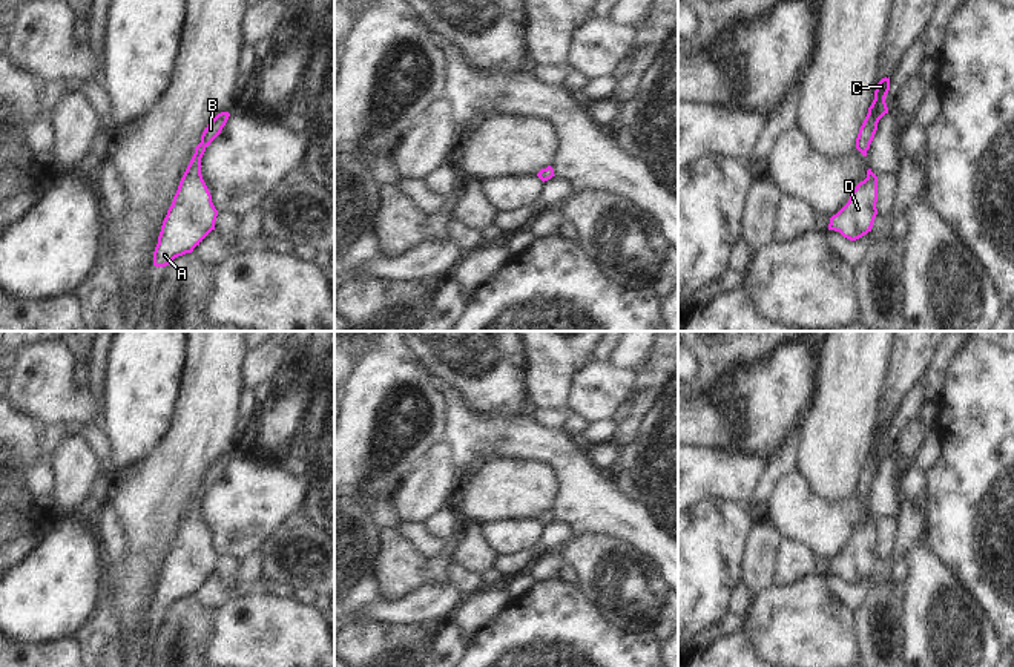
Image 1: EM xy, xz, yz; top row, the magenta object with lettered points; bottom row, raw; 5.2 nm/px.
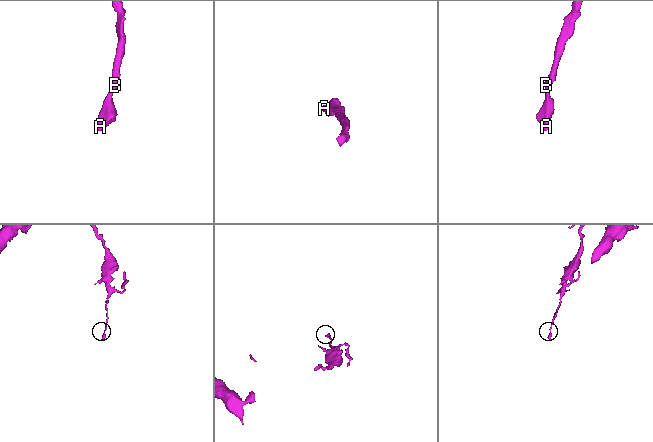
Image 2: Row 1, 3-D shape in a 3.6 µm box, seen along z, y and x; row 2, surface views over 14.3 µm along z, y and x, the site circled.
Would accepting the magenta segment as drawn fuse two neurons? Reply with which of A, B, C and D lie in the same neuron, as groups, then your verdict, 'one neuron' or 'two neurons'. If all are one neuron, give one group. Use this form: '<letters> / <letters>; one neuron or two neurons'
A B C D; one neuron

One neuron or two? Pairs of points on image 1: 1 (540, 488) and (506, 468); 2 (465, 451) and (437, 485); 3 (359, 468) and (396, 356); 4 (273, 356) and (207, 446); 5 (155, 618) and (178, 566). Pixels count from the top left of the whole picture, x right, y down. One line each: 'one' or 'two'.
1: one
2: two
3: one
4: two
5: one

